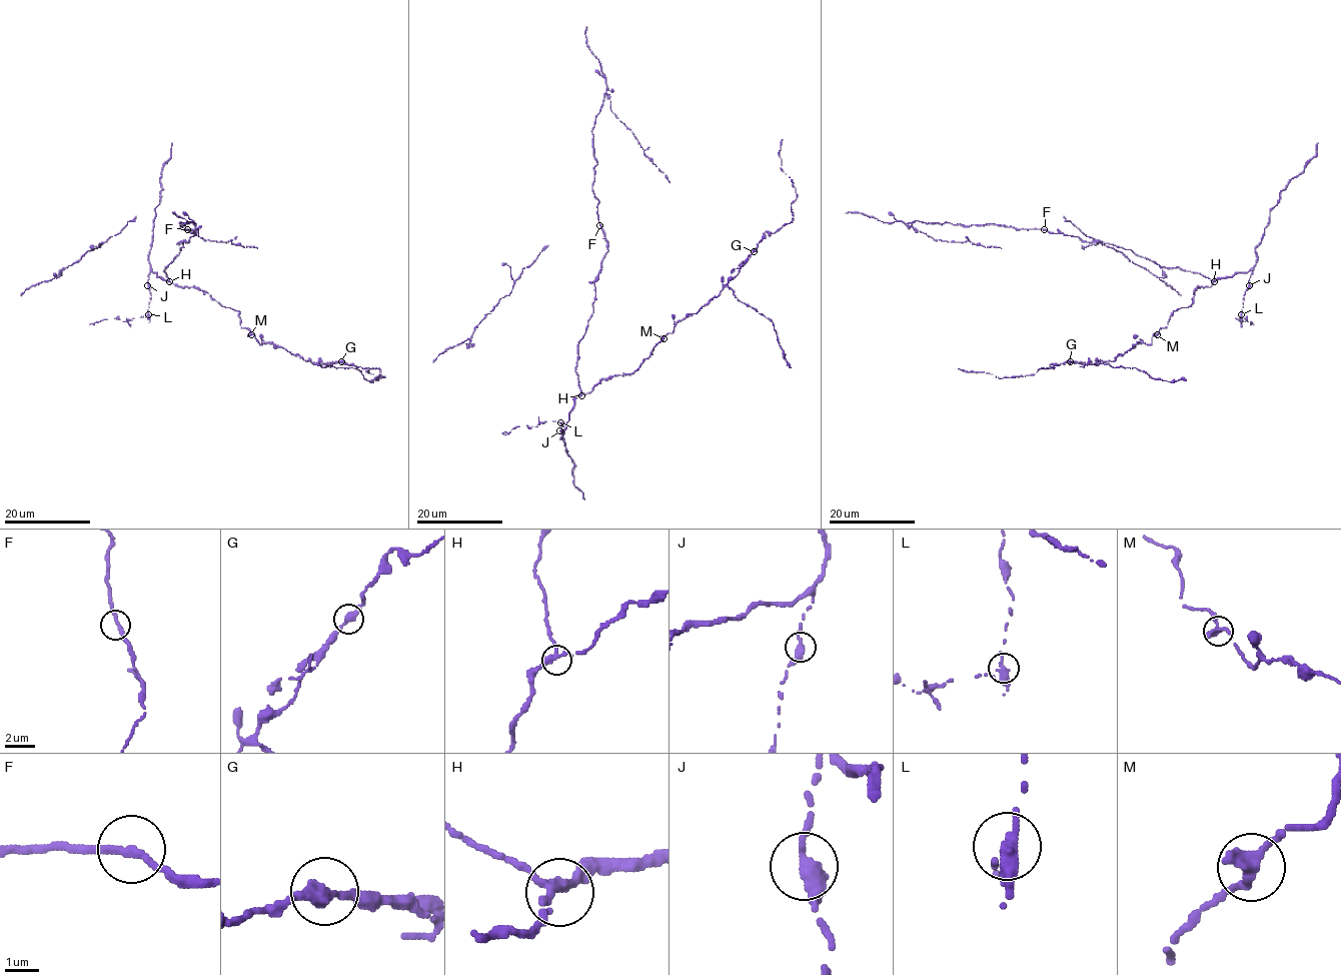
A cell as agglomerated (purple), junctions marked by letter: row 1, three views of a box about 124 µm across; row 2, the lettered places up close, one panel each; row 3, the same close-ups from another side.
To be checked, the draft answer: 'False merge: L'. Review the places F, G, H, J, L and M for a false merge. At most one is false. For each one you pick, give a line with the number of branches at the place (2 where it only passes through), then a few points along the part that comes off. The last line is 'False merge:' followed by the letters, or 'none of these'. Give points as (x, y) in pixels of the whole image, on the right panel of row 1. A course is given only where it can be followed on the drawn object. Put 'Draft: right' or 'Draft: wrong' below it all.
L: 2
False merge: L
Draft: right

